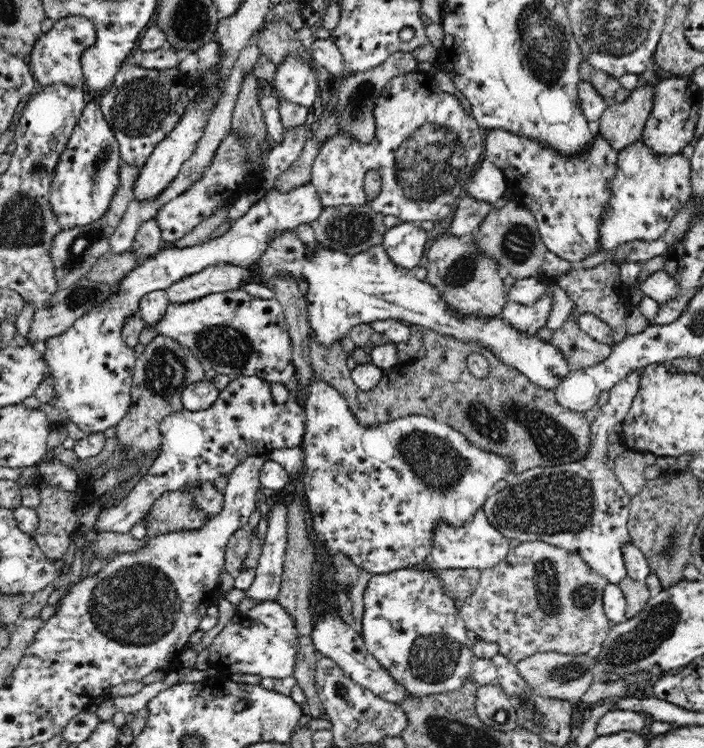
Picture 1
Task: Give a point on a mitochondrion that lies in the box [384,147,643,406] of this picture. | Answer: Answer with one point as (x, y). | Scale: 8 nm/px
(517, 244)

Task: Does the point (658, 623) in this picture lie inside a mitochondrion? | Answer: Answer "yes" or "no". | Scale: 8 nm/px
yes

